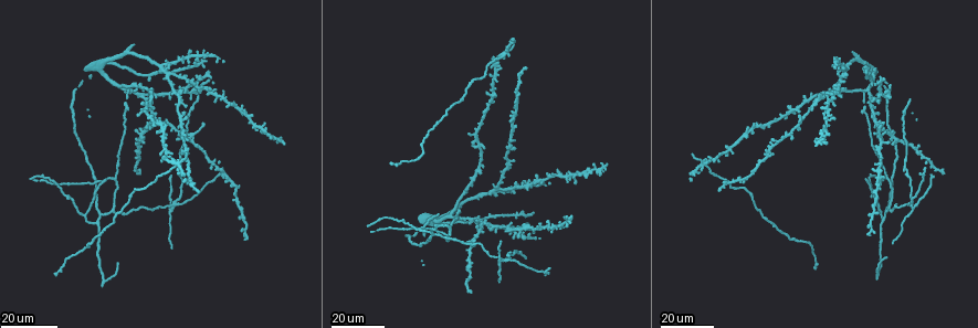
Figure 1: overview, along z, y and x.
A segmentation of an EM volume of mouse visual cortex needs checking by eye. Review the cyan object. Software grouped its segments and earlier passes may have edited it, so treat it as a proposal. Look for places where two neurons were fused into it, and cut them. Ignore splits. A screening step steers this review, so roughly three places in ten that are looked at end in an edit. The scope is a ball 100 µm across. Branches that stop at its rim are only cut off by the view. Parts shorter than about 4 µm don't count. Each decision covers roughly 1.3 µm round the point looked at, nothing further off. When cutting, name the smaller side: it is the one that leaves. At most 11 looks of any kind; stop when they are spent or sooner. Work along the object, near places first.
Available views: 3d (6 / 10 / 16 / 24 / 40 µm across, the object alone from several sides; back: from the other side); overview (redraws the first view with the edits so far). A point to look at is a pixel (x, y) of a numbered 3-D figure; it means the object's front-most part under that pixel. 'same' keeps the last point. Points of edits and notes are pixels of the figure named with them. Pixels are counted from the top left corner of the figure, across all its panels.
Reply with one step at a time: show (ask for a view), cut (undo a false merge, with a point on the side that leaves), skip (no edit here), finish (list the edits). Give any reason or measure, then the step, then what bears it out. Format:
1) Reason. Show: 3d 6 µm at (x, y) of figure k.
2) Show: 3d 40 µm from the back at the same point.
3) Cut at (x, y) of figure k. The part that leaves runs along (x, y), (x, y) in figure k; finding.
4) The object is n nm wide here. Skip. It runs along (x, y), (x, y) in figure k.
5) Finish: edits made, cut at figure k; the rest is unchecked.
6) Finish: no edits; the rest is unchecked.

Sudden change in width. Show: 3d 16 µm at (119, 163) of figure 1.

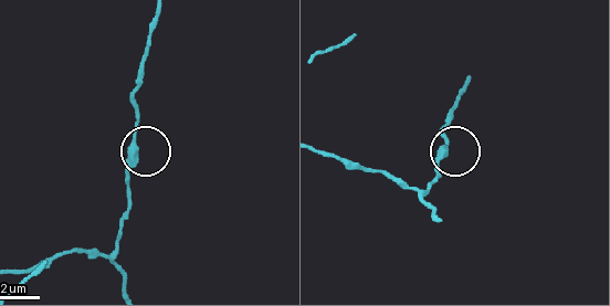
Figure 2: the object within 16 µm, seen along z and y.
Show: 3d 6 µm at (135, 136) of figure 2.

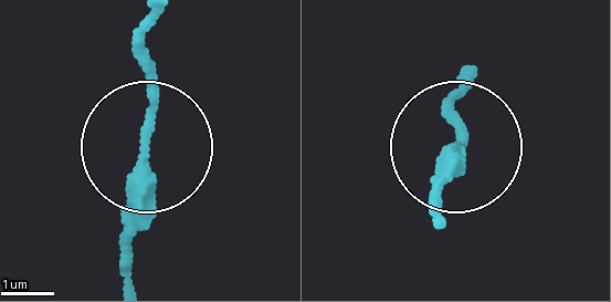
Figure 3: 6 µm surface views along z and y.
From behind. Show: 3d 6 µm from the back at (144, 143) of figure 3.

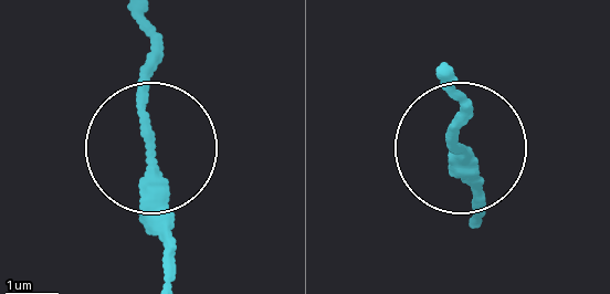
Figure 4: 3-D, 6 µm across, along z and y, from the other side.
Skip. It runs along (447, 85), (473, 212) in figure 4; one neuron here.

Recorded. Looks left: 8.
Three arms meet. Show: 3d 16 µm at (115, 180) of figure 1.

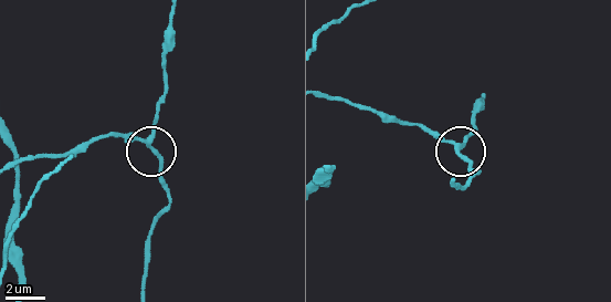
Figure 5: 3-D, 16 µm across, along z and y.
Show: 3d 10 µm at (452, 143) of figure 5.

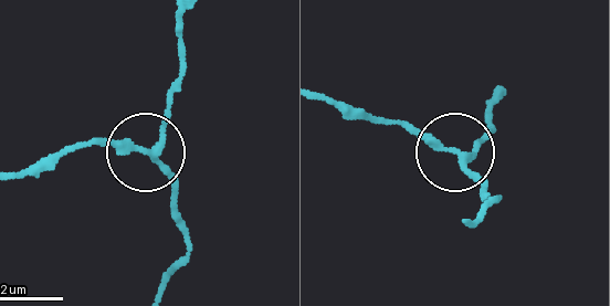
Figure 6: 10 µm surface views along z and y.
Skip. It runs along (182, 21), (182, 85), (156, 140), (74, 146) in figure 6; one neuron here.

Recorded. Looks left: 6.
Looks like a crossing. Show: 3d 16 µm at (504, 260) of figure 1.

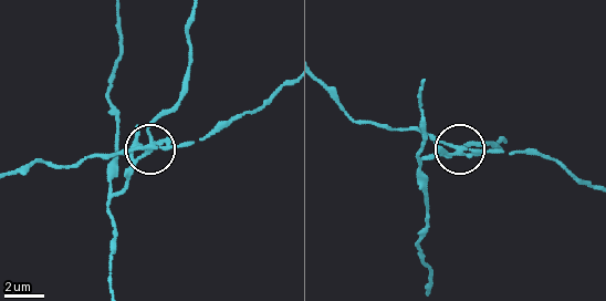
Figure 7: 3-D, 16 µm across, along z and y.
Closer look. Show: 3d 10 µm at (143, 154) of figure 7.

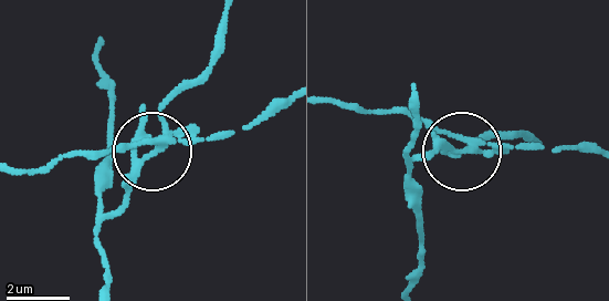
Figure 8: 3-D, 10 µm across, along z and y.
5 arms meet here. Cut at (132, 167) of figure 8. Two neurons meet here.

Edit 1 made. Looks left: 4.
Show: overview.

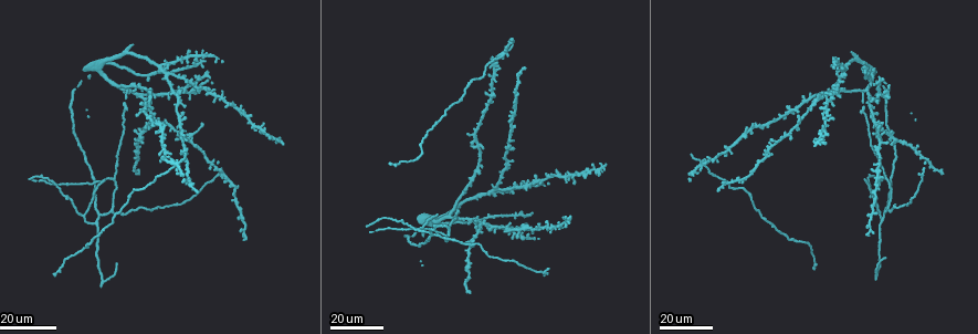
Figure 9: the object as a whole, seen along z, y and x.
Thick turns thin. Show: 3d 16 µm at (903, 204) of figure 9.

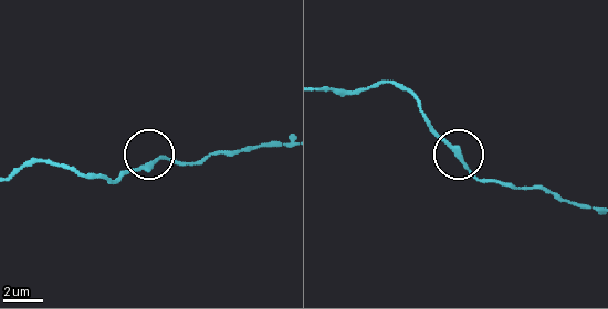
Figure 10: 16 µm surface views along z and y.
Show: 3d 6 µm at (466, 166) of figure 10.

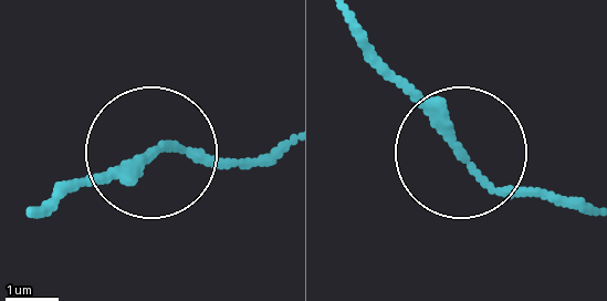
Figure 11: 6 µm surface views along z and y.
Skip. One neuron here.

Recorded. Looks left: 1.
Finish: edits made, cut at figure 8; the rest is unchecked.

